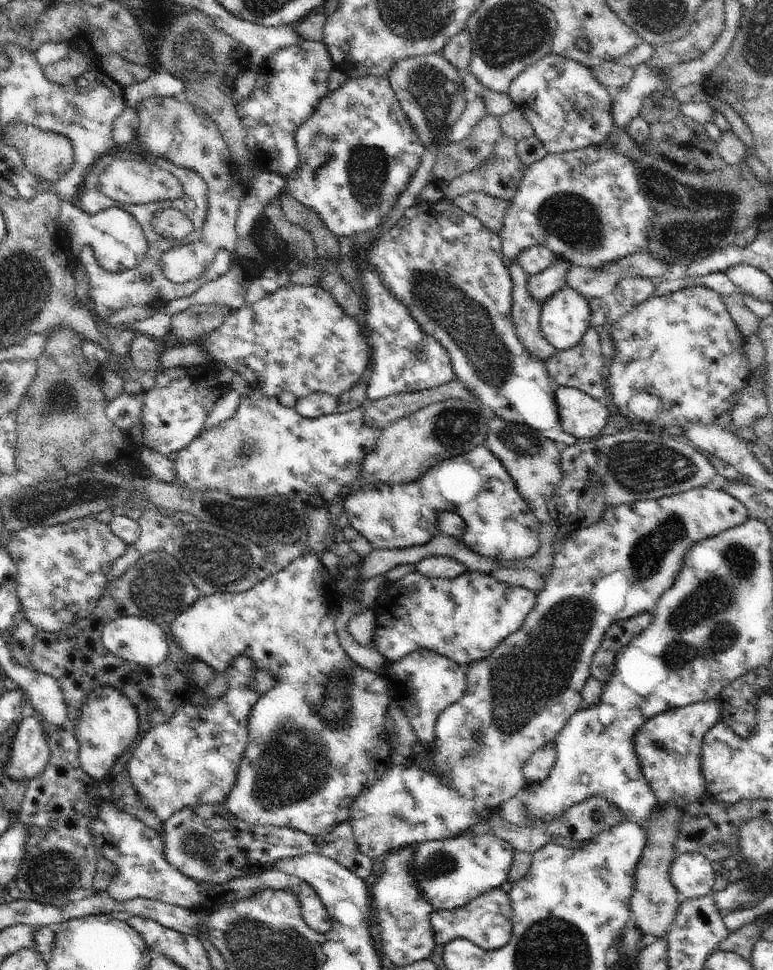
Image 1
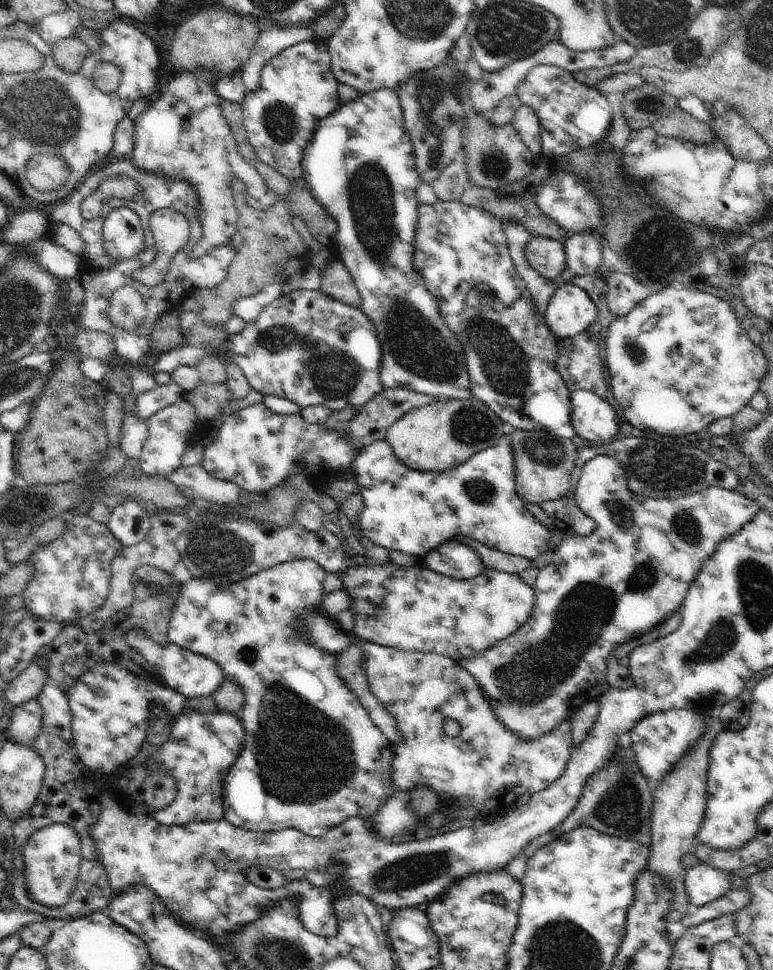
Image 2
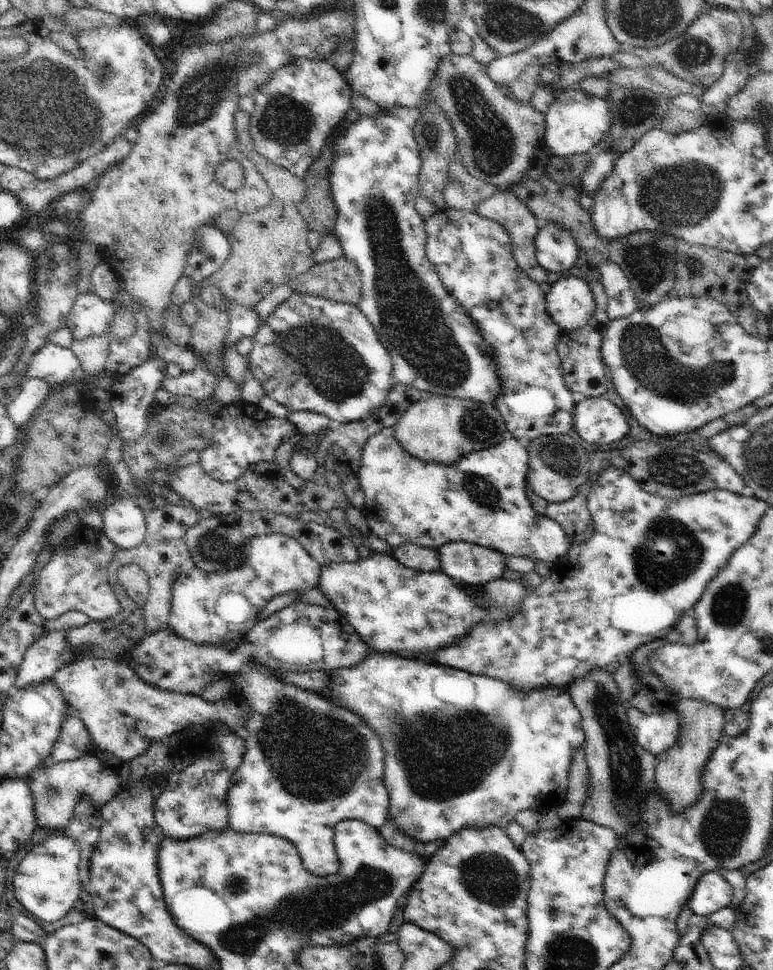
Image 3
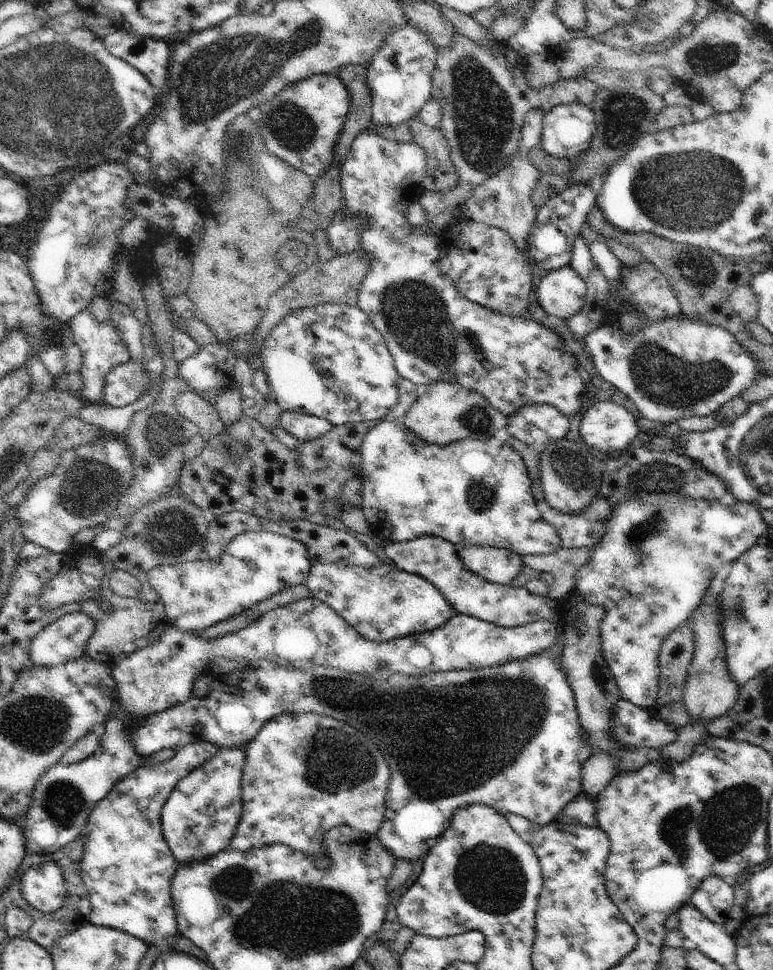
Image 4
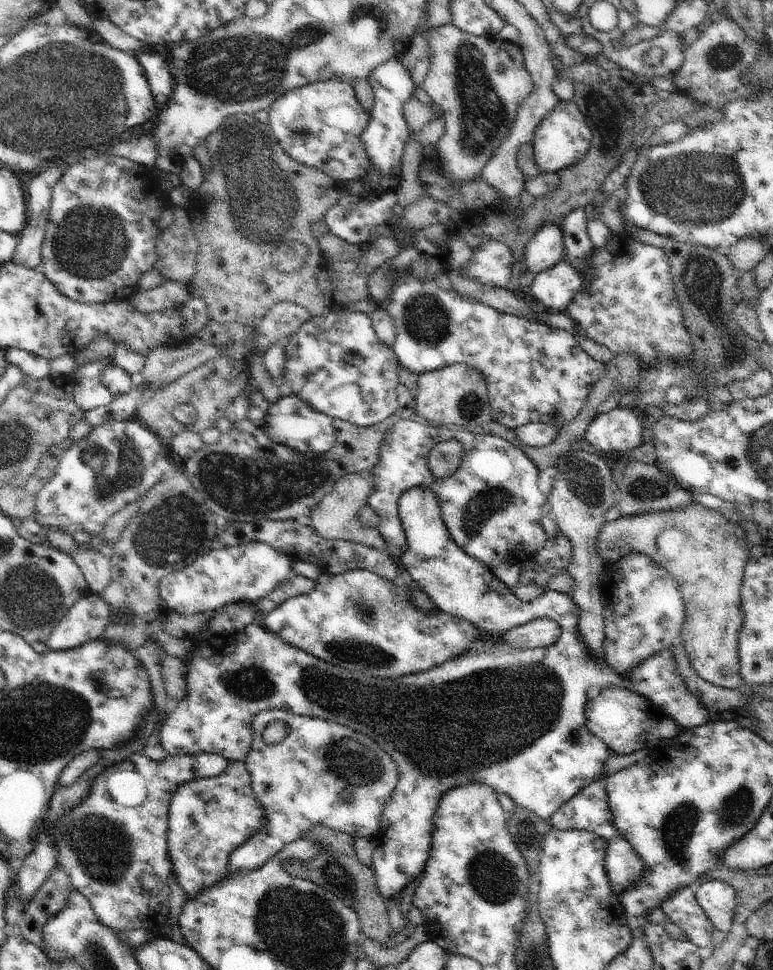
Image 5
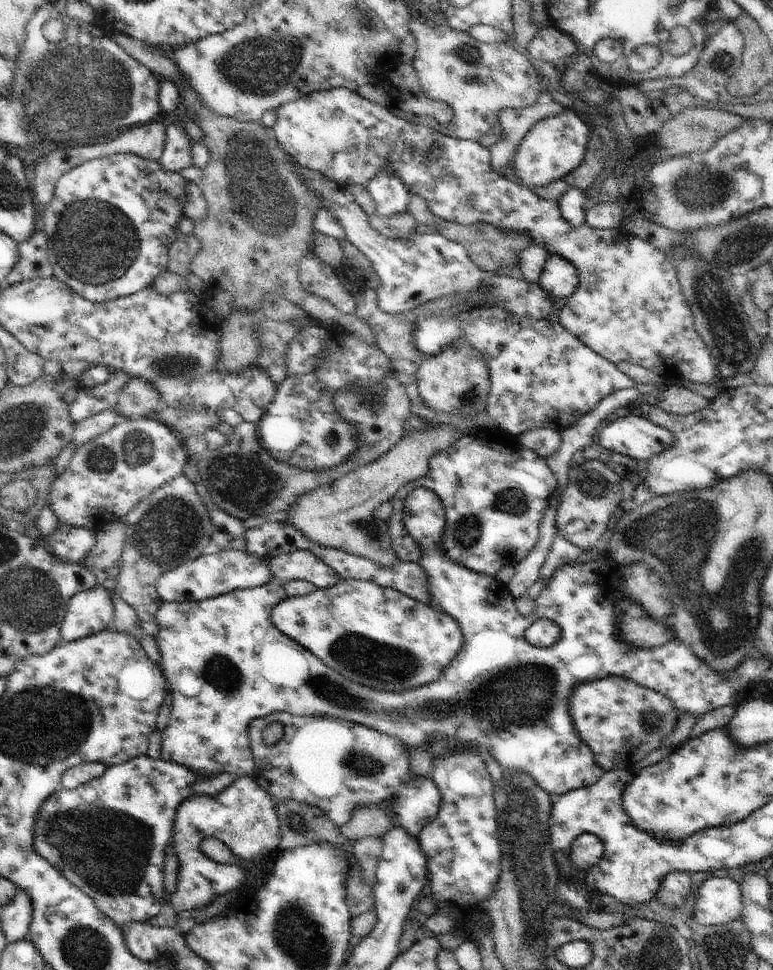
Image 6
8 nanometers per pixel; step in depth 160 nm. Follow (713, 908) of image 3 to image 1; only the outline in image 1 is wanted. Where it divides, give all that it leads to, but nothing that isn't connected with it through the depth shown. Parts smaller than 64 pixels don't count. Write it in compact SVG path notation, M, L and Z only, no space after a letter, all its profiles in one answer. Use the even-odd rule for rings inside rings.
M698 853L679 855L671 864L669 873L678 892L688 899L706 896L718 876L712 869L711 860Z

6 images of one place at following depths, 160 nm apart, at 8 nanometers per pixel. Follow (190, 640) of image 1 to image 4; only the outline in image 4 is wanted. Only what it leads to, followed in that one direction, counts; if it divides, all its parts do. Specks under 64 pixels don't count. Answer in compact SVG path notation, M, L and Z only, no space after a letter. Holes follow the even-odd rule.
M246 531L235 536L218 558L196 559L177 565L160 565L149 570L147 581L164 603L165 621L182 631L196 633L231 616L239 616L246 609L268 600L277 592L305 583L312 566L307 554L307 548L296 539L268 531ZM315 712L304 714L282 713L266 722L260 729L260 732L254 737L254 740L247 744L245 751L247 757L243 768L243 775L241 776L243 813L240 817L237 831L234 833L229 844L229 847L235 851L244 852L275 844L288 845L291 849L301 850L307 856L310 855L315 860L315 863L324 870L329 867L329 858L325 854L325 841L323 838L329 830L342 825L348 825L356 830L370 834L376 834L380 830L386 808L385 798L391 781L390 767L386 760L384 760L380 749L352 725L328 715L319 715Z

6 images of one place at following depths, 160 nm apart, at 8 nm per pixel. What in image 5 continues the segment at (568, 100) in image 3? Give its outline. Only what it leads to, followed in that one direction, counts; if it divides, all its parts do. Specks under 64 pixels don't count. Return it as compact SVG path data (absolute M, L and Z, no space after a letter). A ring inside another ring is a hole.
M560 101L552 112L538 125L530 143L534 158L541 173L557 173L559 170L577 165L591 145L592 133L582 111L574 101Z

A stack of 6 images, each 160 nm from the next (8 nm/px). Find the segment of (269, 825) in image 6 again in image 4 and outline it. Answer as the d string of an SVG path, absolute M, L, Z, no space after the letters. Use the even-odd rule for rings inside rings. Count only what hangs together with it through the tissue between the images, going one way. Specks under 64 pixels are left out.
M222 747L214 758L176 783L163 806L161 821L166 844L180 867L228 849L243 813L241 776L246 757L244 749Z

